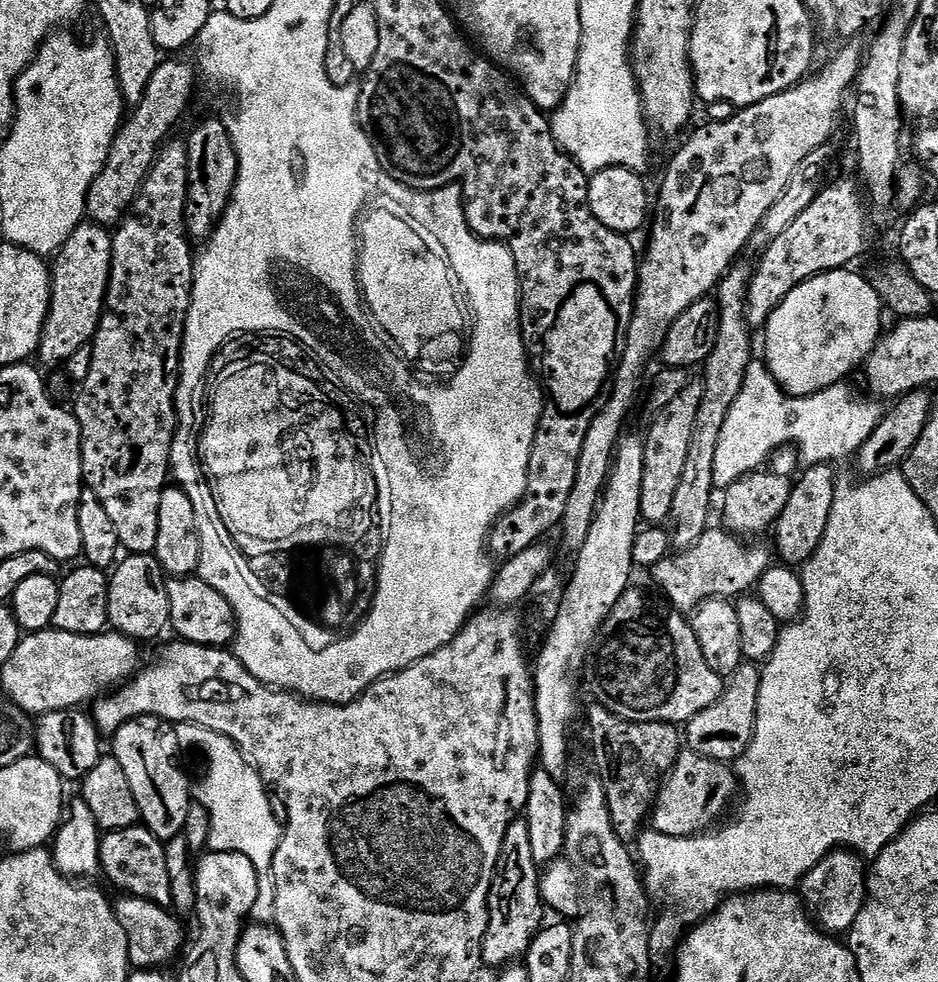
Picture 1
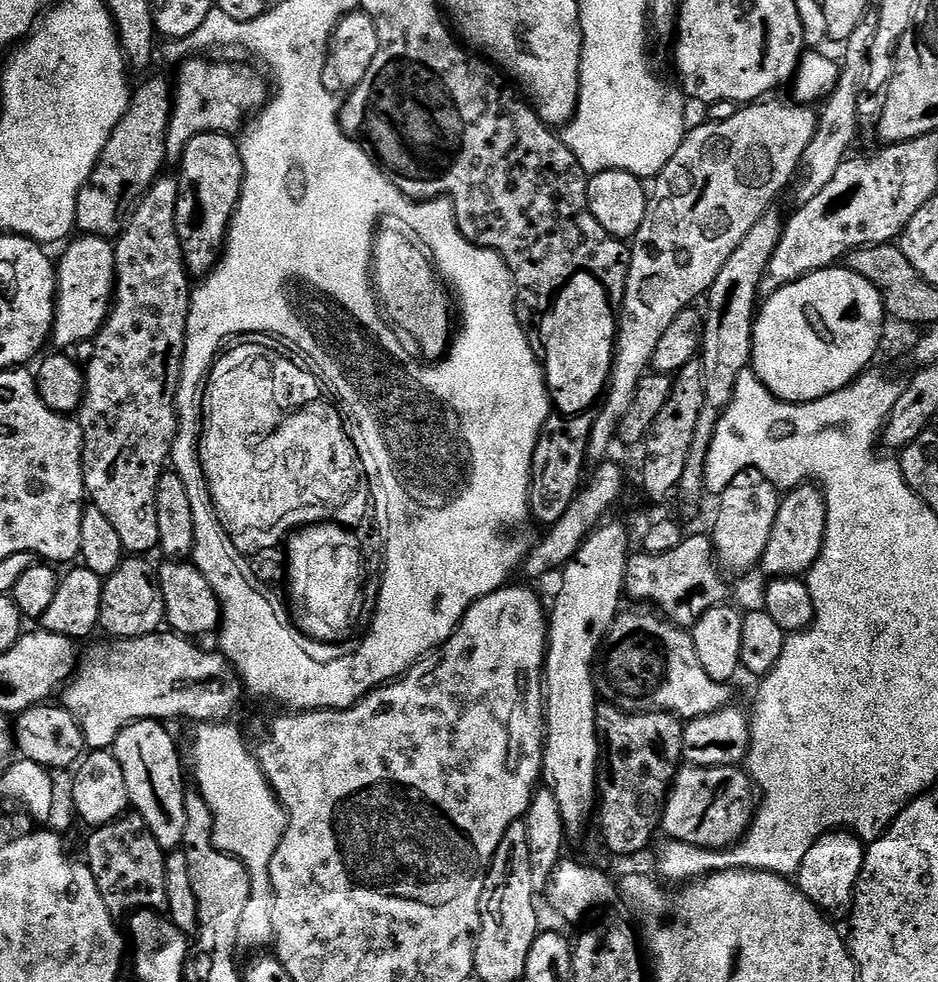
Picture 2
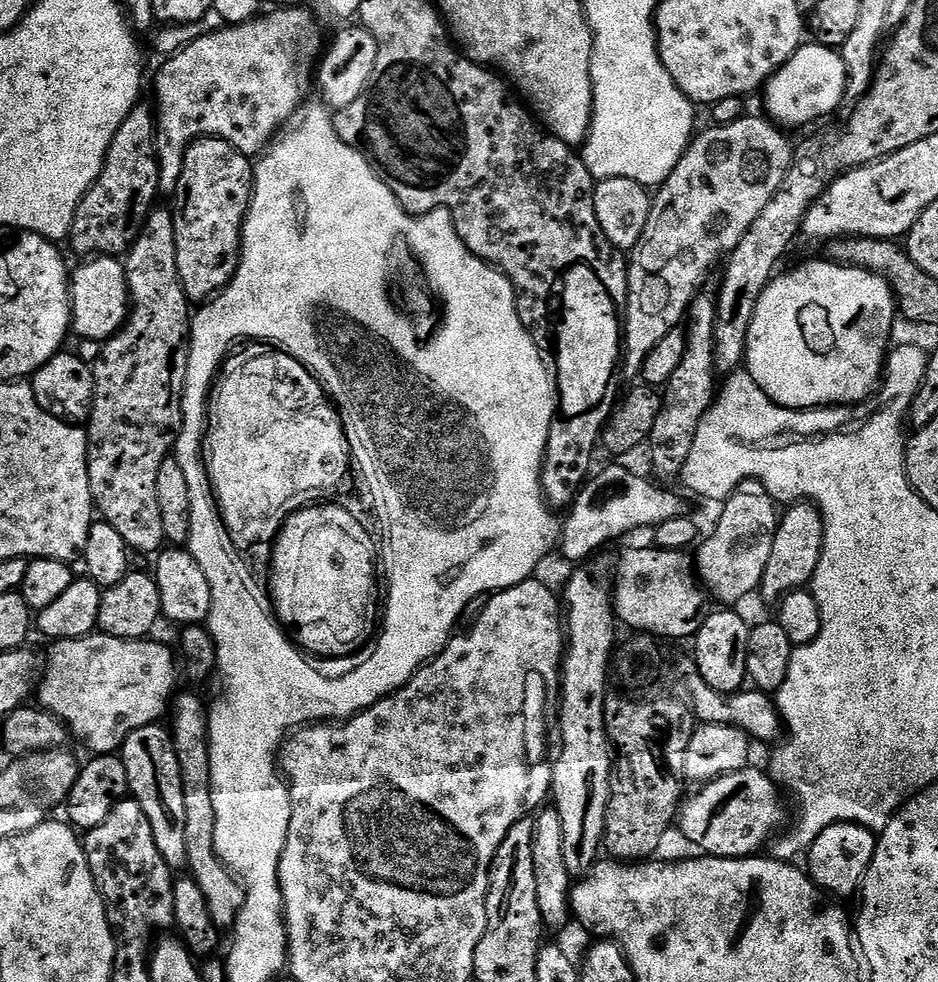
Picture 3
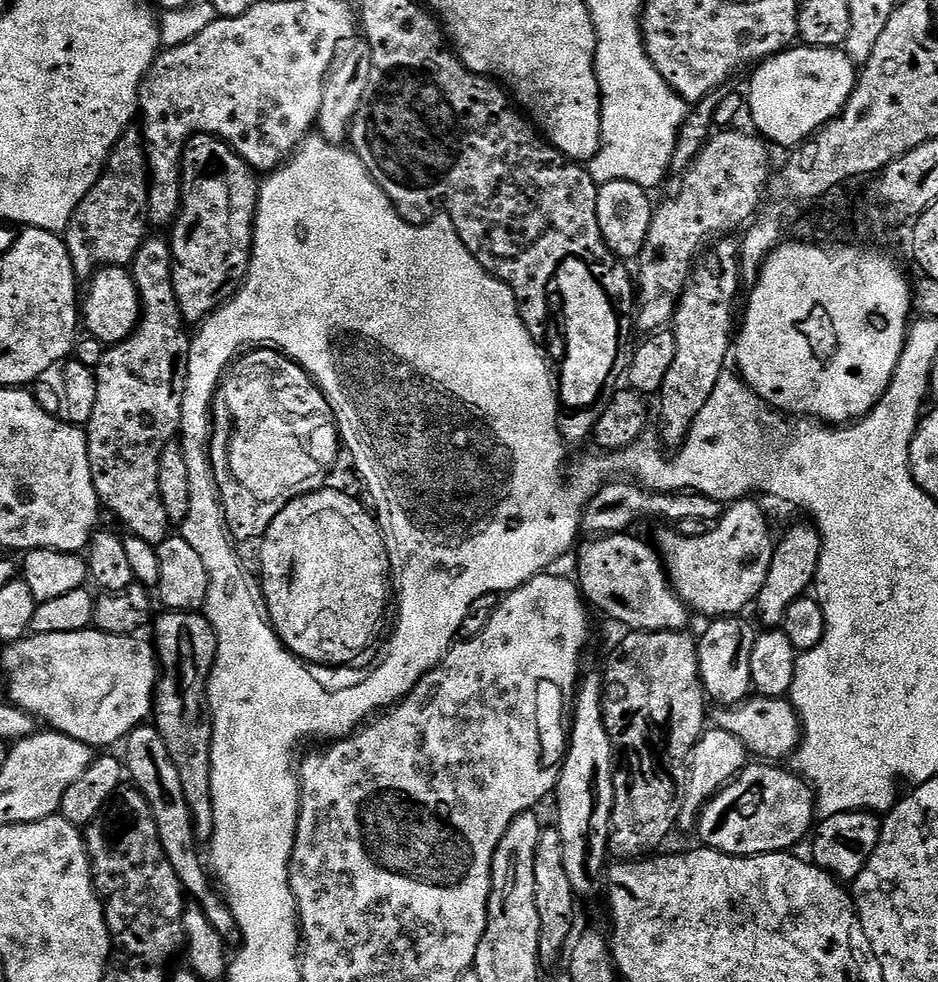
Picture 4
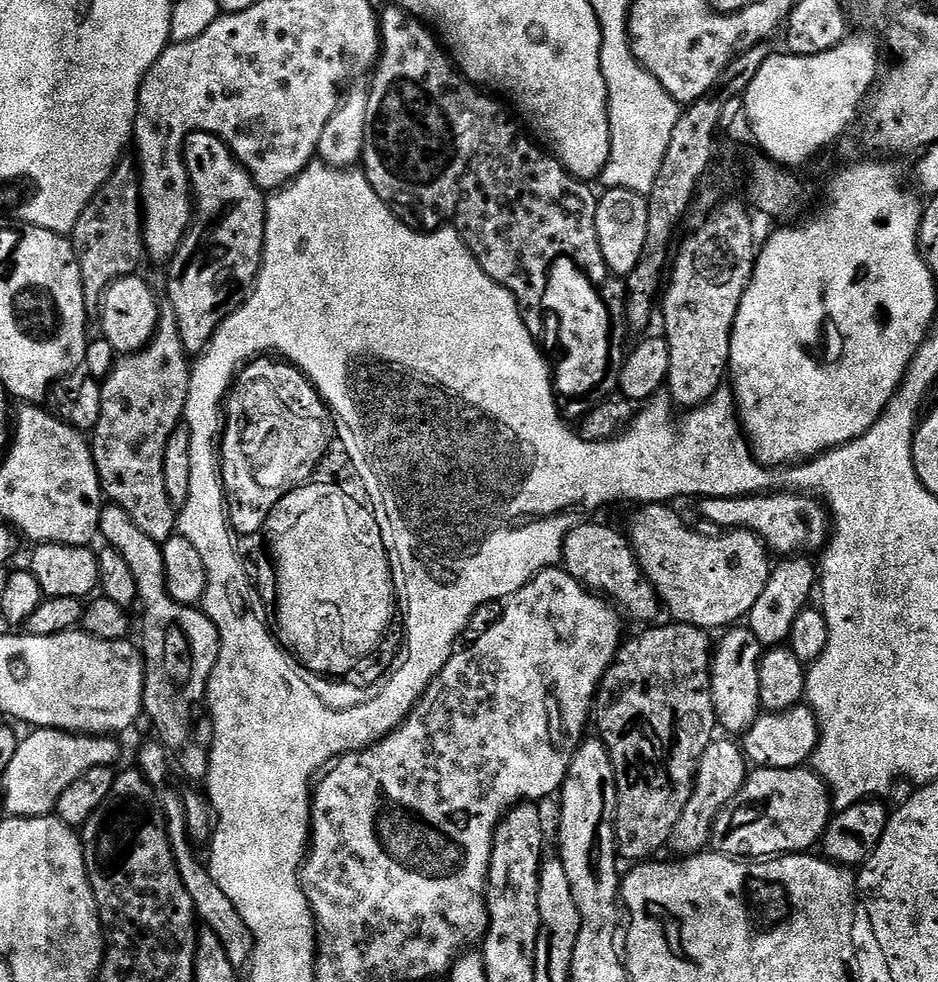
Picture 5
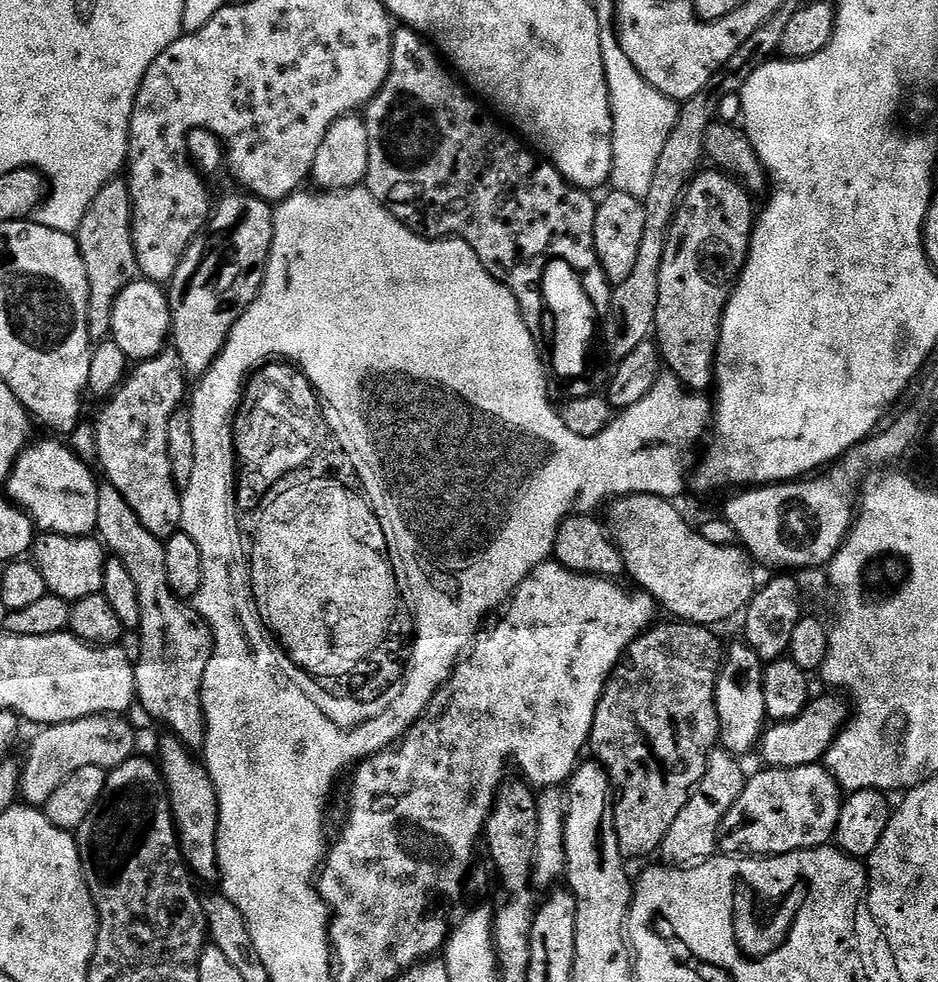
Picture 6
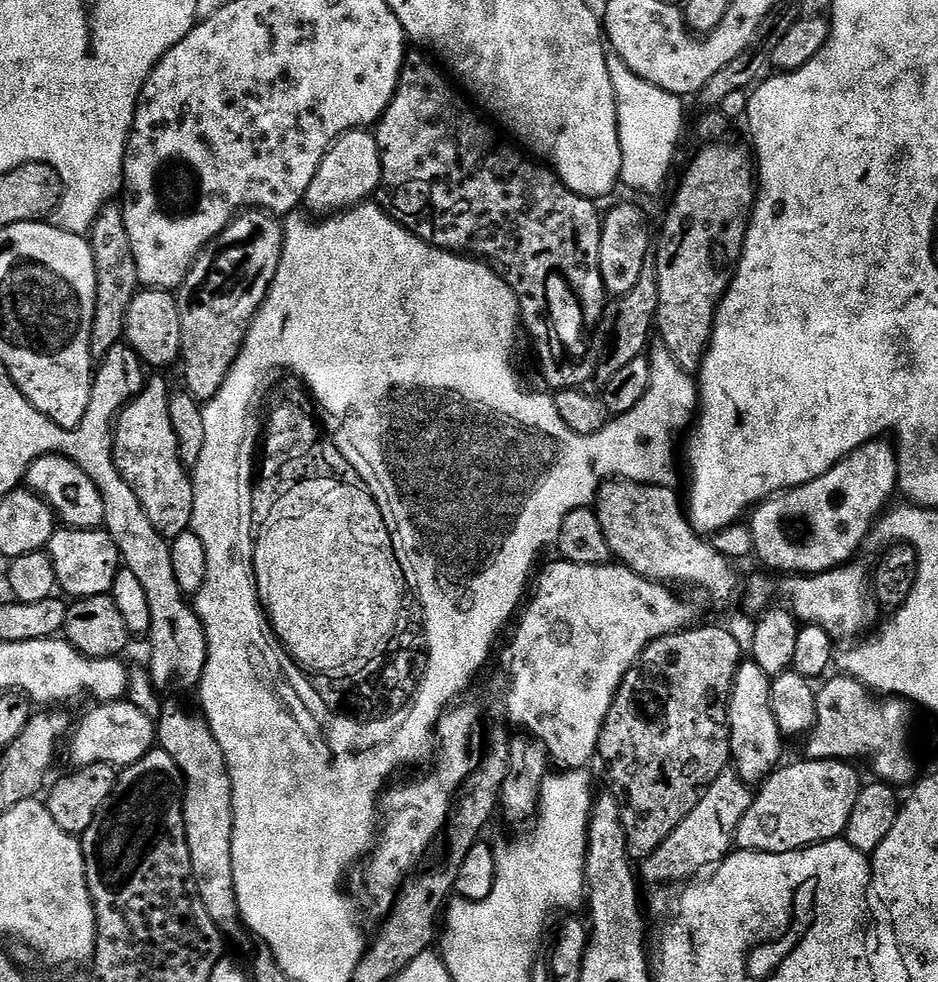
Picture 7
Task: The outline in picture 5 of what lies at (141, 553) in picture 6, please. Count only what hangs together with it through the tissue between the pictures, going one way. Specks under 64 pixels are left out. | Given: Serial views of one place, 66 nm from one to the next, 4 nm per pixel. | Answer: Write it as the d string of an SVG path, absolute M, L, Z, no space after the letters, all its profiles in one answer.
M114 503L106 504L99 516L99 535L104 542L114 550L118 550L118 554L122 554L122 558L126 558L126 563L130 566L130 571L134 573L134 582L138 582L138 604L144 607L144 644L142 643L142 655L144 658L144 711L143 715L148 716L150 723L156 727L159 743L163 744L164 749L168 751L171 763L185 776L188 780L207 781L208 771L210 770L210 758L212 757L212 743L214 742L214 726L212 725L212 714L208 711L208 684L210 682L210 674L214 672L214 662L218 662L220 657L220 635L214 626L214 622L210 622L210 618L199 607L191 604L179 604L174 602L174 598L170 598L170 594L166 590L166 570L165 563L162 562L162 545L154 542L152 538L147 537L138 526L134 525L133 519L121 507Z

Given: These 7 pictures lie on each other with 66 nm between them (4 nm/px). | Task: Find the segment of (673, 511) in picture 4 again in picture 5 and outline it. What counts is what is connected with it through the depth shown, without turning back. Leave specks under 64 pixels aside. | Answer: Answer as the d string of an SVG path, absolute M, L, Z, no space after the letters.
M772 490L754 496L710 496L699 501L699 515L726 530L754 532L773 553L787 558L797 554L819 553L828 543L830 513L817 497L791 490Z

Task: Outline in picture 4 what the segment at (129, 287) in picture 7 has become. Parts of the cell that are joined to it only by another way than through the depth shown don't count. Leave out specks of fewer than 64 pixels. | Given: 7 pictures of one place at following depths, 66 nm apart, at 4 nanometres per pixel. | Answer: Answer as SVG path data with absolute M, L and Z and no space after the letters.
M139 127L126 129L112 147L104 173L94 182L90 194L78 202L78 210L70 218L62 239L70 254L77 281L88 282L102 268L131 265L138 250L149 239L148 219L148 155L144 149L144 133Z

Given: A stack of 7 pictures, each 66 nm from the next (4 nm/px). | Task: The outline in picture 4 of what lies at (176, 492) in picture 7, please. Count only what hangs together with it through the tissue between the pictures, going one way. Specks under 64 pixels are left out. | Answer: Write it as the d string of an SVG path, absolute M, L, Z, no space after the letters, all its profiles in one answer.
M167 239L145 240L132 259L130 271L140 291L140 322L125 340L103 349L101 362L94 369L98 382L98 402L94 402L94 414L90 414L90 422L86 426L88 457L94 490L101 505L107 511L109 508L124 523L128 536L136 536L155 546L170 535L166 506L162 506L162 494L158 494L158 458L162 458L165 446L177 439L180 430L186 361L192 341L189 325L174 294L171 243Z

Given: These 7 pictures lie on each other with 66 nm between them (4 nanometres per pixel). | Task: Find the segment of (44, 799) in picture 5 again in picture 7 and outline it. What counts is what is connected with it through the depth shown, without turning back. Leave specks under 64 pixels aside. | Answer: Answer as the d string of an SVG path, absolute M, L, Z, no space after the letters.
M125 698L123 700L110 700L97 703L95 706L92 706L96 708L90 709L81 720L78 720L70 739L67 741L67 744L69 743L68 756L76 763L73 765L108 764L114 769L123 770L131 766L134 762L141 760L146 753L152 751L154 745L157 743L156 724L153 717L151 720L138 705L131 704L130 700Z

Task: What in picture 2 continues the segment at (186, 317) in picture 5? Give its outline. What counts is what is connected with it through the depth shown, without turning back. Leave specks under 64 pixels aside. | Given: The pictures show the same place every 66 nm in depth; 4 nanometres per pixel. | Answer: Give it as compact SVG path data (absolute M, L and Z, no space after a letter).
M203 132L190 138L178 161L178 168L180 185L176 225L184 265L193 277L203 278L220 263L232 215L242 194L244 163L240 157L240 145L227 132Z

